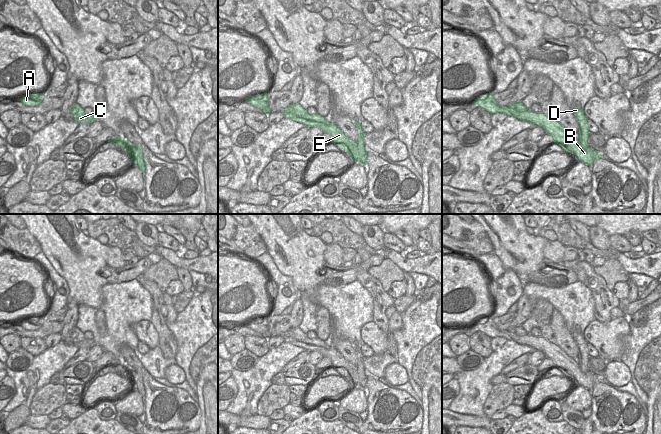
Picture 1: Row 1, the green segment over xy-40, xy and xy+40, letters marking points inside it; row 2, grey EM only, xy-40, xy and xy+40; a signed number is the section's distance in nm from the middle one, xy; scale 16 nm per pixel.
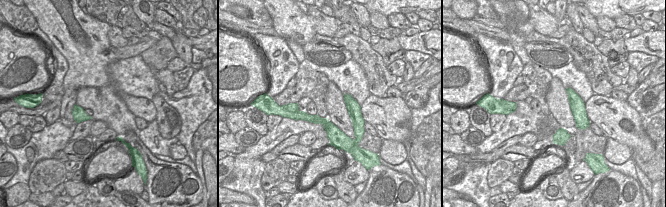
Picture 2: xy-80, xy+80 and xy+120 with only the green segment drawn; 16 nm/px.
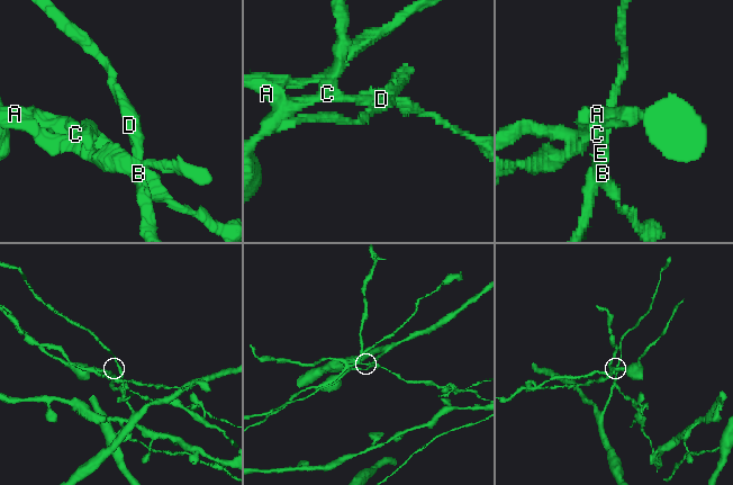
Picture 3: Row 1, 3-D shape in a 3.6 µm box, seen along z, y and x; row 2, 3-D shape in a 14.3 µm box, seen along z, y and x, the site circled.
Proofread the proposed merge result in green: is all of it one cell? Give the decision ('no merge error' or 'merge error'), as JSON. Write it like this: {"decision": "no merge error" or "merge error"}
{"decision": "merge error"}

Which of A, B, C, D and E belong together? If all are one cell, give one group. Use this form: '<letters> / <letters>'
A B C E / D

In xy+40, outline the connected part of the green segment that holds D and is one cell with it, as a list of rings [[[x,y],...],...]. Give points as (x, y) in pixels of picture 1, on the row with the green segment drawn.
[[[576,105],[572,108],[573,115],[579,125],[578,135],[579,135],[579,143],[583,149],[588,147],[588,138],[589,138],[589,130],[588,130],[588,118],[585,116],[583,109],[580,106]]]

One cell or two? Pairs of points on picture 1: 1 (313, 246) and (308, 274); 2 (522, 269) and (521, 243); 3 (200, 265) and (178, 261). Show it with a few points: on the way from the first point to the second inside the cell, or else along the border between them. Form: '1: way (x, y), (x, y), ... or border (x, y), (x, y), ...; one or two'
1: way (308, 253), (308, 267); one
2: way (524, 263), (526, 258), (521, 249); one
3: way (195, 265), (183, 263); one

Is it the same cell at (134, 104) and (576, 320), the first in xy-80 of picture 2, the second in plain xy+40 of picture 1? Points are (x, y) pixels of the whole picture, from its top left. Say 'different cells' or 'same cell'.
different cells

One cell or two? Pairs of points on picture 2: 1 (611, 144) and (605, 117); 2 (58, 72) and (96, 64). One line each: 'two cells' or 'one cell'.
1: two cells
2: two cells

